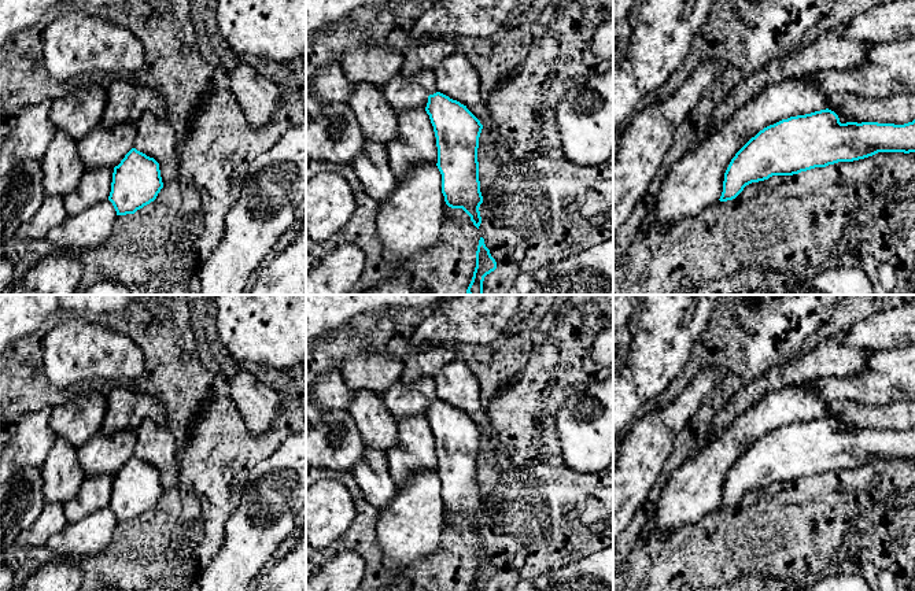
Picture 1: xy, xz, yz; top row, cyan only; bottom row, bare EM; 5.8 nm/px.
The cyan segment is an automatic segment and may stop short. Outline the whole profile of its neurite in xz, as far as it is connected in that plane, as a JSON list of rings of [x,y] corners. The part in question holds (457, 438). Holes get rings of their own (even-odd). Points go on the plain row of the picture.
[[[440,399],[428,403],[425,418],[436,444],[444,509],[451,516],[462,516],[479,536],[483,503],[477,455],[483,432],[466,413]]]

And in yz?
[[[829,415],[790,424],[760,437],[735,461],[719,507],[733,507],[746,492],[772,483],[793,483],[878,459],[915,459],[915,426],[904,432],[841,431]]]

